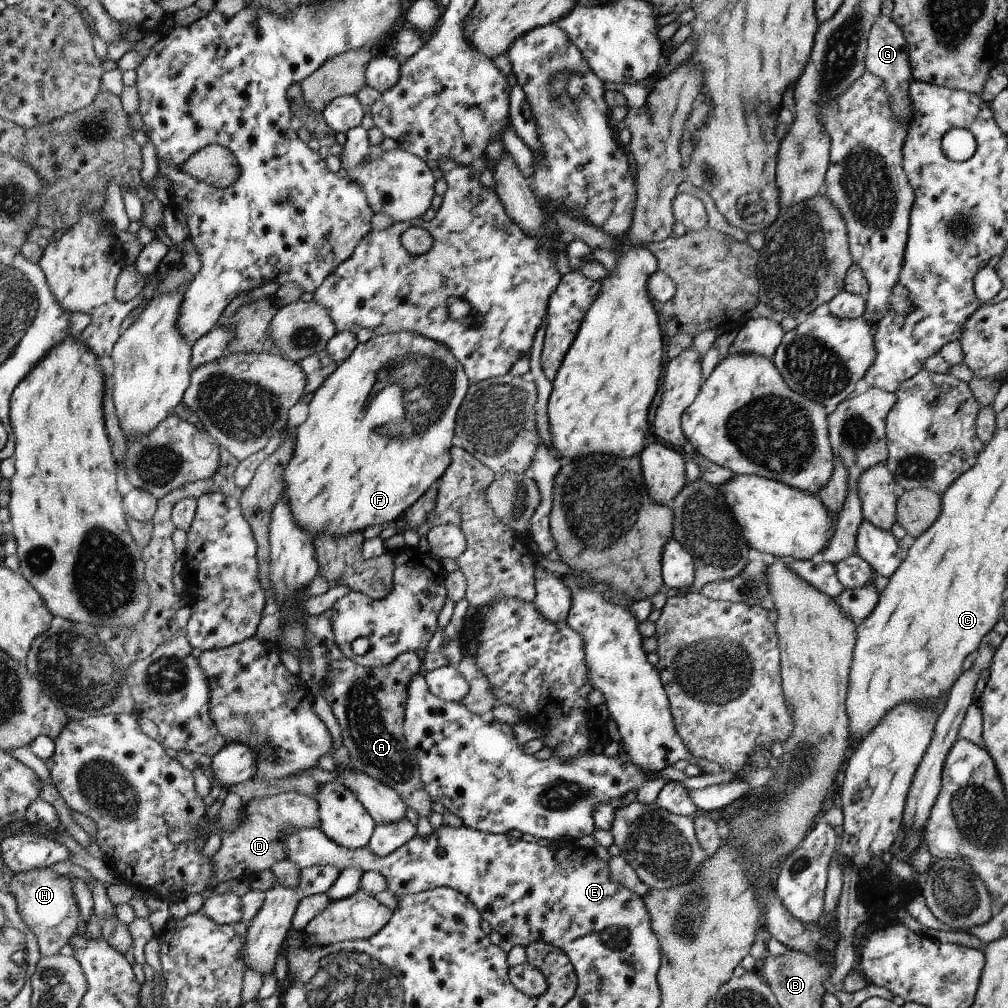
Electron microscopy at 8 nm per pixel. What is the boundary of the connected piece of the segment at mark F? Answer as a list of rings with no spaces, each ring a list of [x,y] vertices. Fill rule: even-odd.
[[[394,332],[373,336],[365,344],[358,344],[352,355],[344,362],[340,363],[333,374],[330,374],[310,402],[308,409],[310,413],[306,422],[298,426],[294,456],[286,470],[284,470],[284,484],[286,484],[284,498],[292,508],[292,516],[296,518],[296,524],[310,532],[314,537],[320,534],[330,534],[330,536],[344,536],[350,532],[360,532],[366,530],[368,526],[401,521],[407,508],[415,504],[432,484],[439,481],[450,465],[450,448],[452,448],[452,438],[454,438],[454,426],[458,409],[471,388],[470,378],[464,372],[463,366],[454,358],[451,350],[439,341],[431,340],[414,332]]]

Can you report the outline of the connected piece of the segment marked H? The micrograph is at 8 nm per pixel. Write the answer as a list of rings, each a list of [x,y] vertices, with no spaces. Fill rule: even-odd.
[[[51,867],[36,868],[26,873],[11,874],[7,890],[19,902],[24,923],[39,938],[41,957],[56,956],[72,940],[78,928],[79,904],[70,876],[56,874]]]

